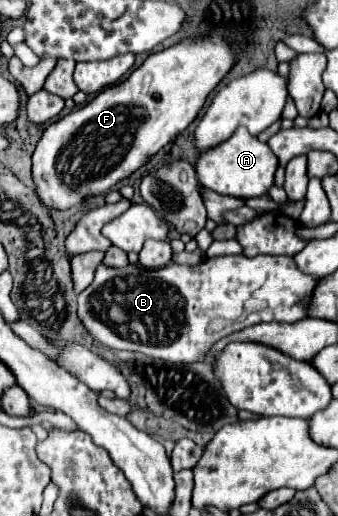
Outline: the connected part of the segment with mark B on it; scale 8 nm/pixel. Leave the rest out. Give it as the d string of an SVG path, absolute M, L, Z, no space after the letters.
M239 254L239 256L215 256L215 258L205 258L203 262L199 262L195 266L167 264L167 266L157 268L157 270L147 270L143 266L137 266L137 264L129 264L125 268L109 268L109 266L101 264L95 272L95 280L91 282L91 286L87 286L77 296L77 316L79 316L79 322L83 324L83 328L91 334L91 338L97 340L99 344L107 346L107 348L139 352L139 354L145 354L149 358L171 360L171 362L197 362L197 360L205 360L207 348L211 344L215 344L223 336L229 336L231 332L243 330L247 326L255 326L259 322L295 322L299 318L305 318L307 316L305 306L307 306L307 300L309 300L313 288L315 288L315 278L299 272L299 268L295 266L291 256L253 256L253 258L247 258L243 254Z

